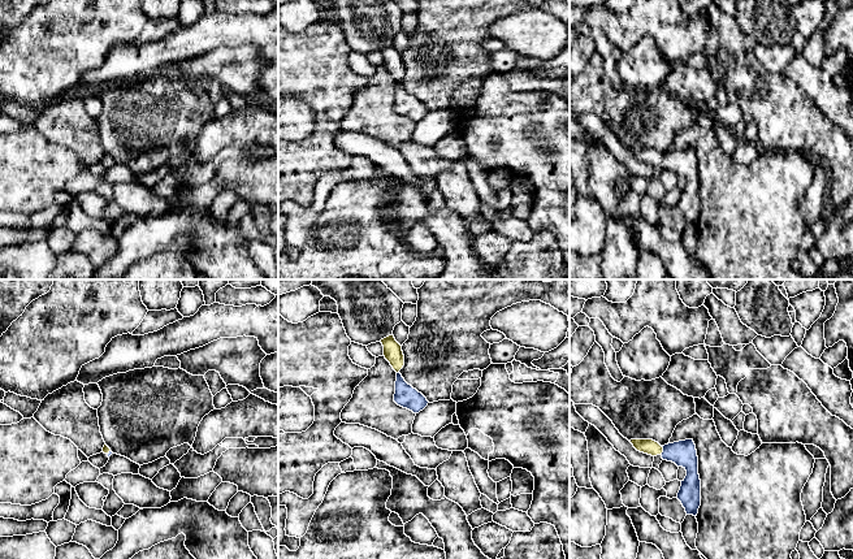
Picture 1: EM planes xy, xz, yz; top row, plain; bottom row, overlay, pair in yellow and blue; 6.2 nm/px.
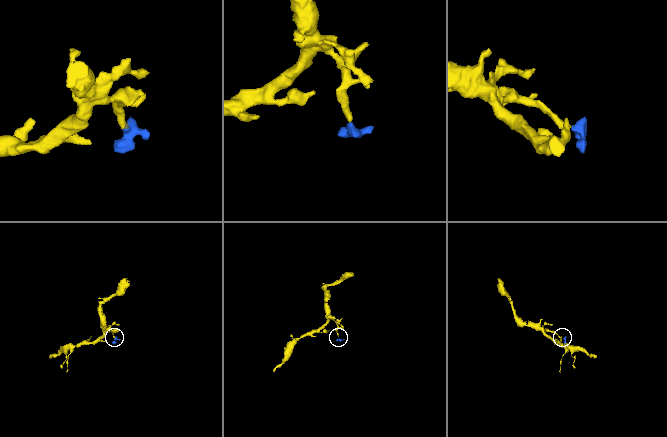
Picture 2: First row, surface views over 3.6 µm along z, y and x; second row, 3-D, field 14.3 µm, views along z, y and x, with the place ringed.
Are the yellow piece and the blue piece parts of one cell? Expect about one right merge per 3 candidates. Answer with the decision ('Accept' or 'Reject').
Accept

